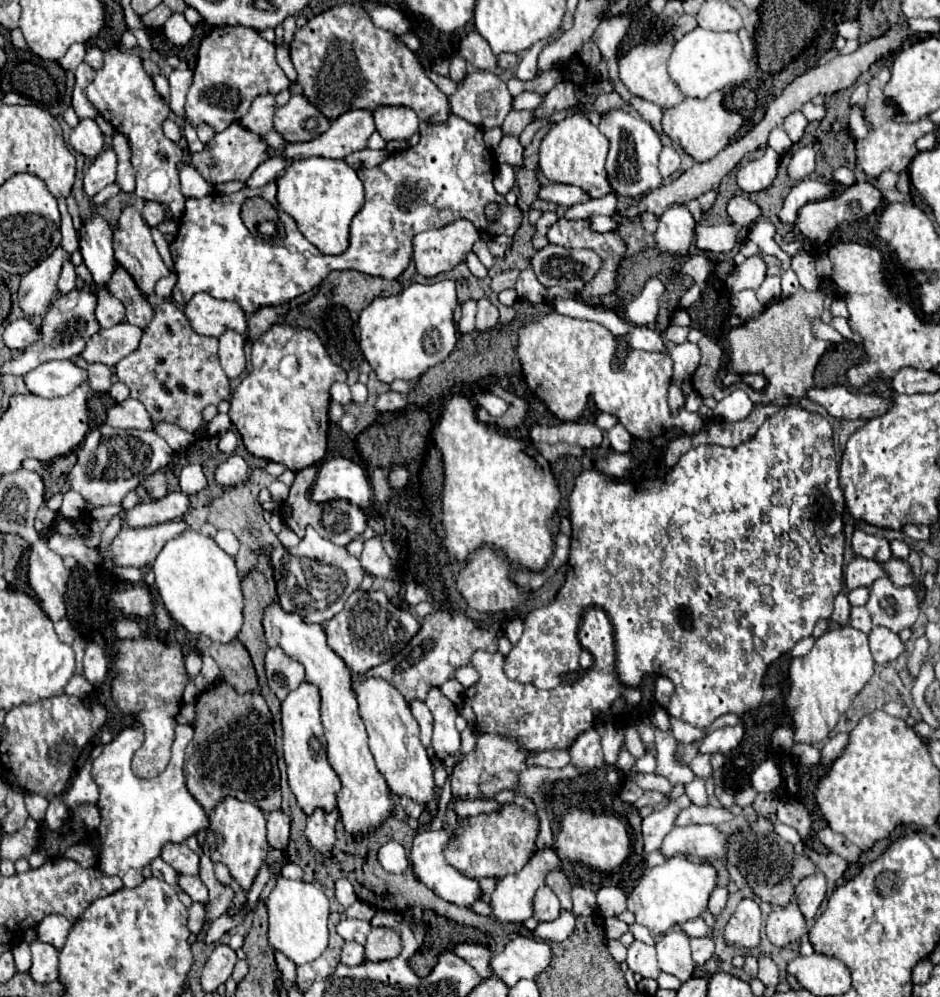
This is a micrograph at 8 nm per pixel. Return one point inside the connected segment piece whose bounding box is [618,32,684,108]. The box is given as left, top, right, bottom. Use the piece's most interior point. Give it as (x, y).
(643, 71)

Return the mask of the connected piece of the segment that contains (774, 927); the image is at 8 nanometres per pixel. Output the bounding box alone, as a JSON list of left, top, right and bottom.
[766,902,806,946]

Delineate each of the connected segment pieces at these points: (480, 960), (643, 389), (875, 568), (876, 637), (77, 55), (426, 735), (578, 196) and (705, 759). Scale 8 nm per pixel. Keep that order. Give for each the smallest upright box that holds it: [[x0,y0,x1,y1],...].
[[452,944,490,980],[518,314,704,440],[846,558,888,592],[870,628,904,664],[60,44,86,70],[410,700,432,748],[538,184,590,206],[690,754,712,778]]

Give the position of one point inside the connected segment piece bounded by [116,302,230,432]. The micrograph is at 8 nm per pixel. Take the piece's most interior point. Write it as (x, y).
(175, 373)

